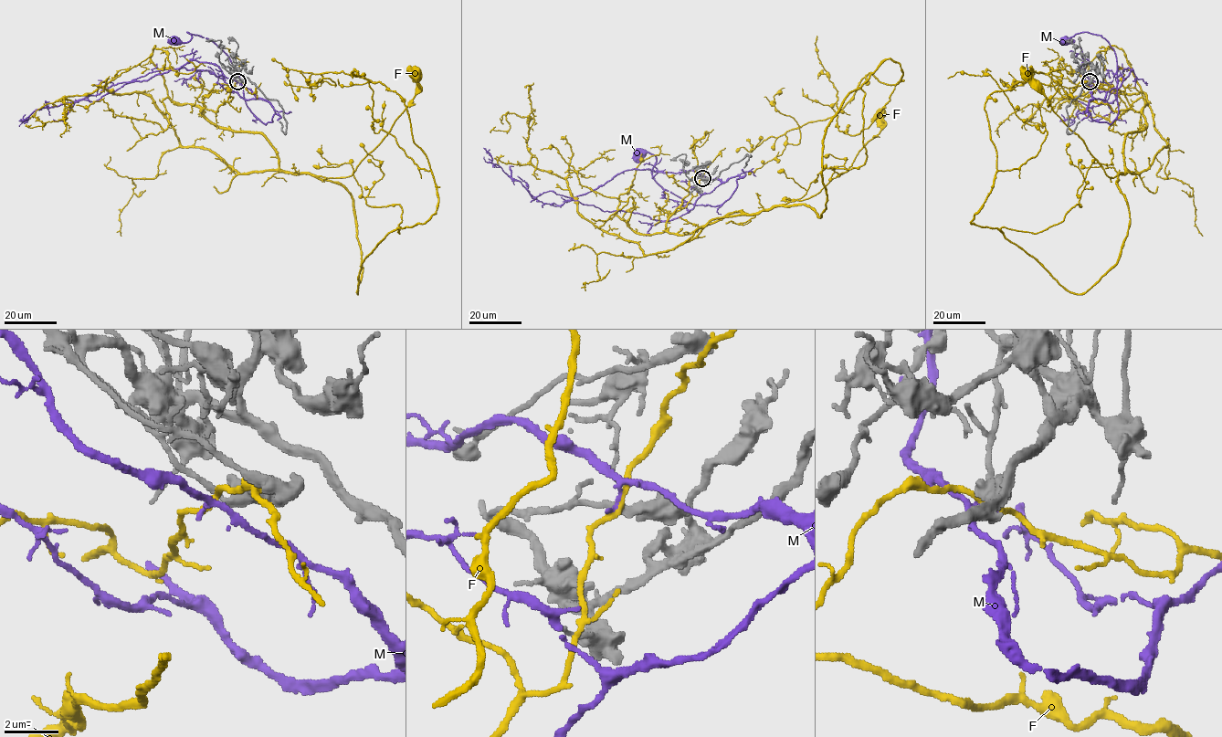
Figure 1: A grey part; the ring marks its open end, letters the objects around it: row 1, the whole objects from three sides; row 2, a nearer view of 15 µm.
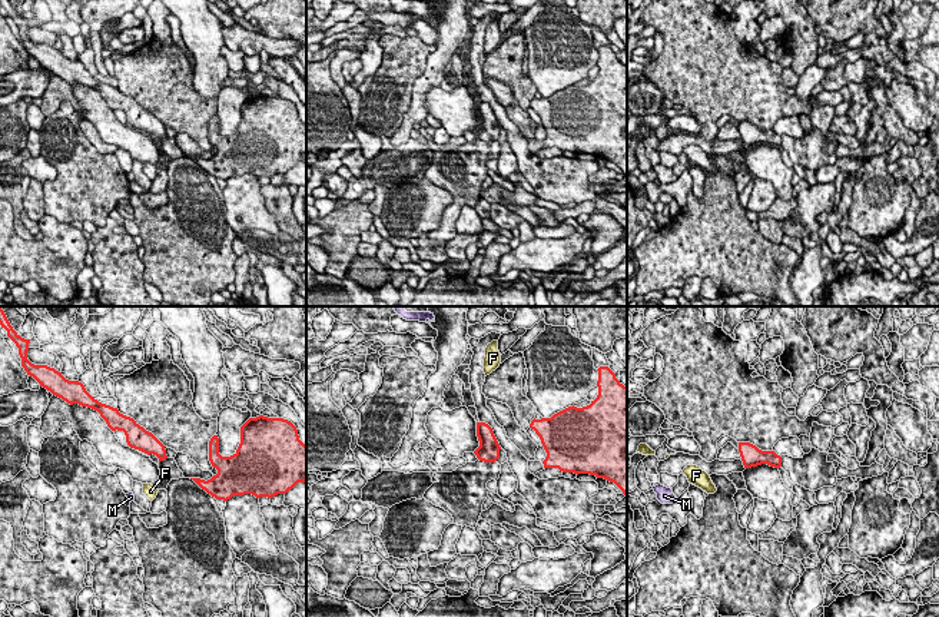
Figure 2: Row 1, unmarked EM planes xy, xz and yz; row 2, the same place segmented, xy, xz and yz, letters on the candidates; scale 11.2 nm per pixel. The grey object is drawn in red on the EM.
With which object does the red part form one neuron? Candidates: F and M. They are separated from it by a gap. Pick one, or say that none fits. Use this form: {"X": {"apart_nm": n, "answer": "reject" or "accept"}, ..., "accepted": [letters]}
{"F": {"apart_nm": 280, "answer": "reject"}, "M": {"apart_nm": 460, "answer": "accept"}, "accepted": ["M"]}

